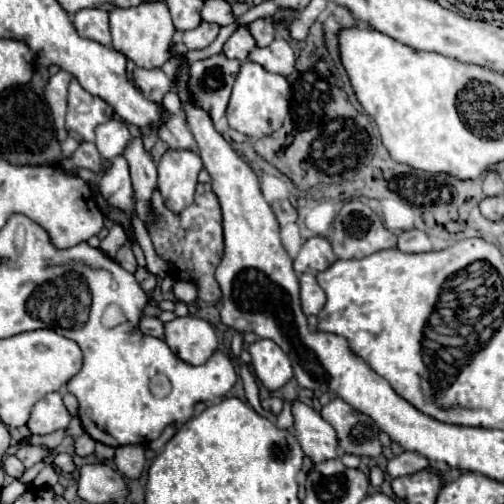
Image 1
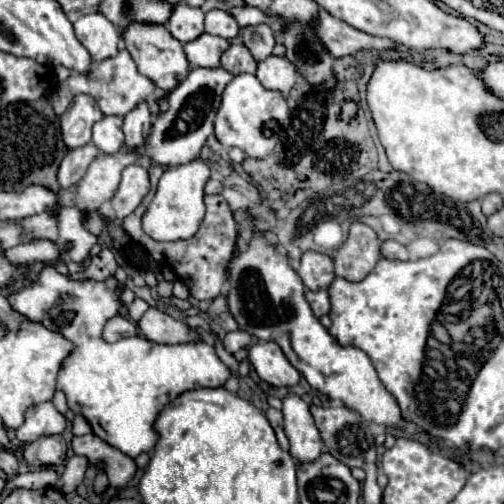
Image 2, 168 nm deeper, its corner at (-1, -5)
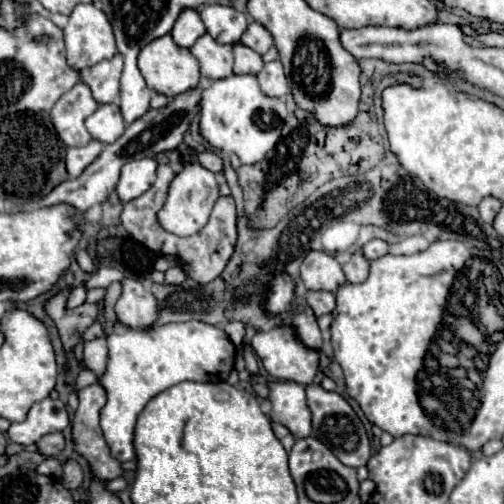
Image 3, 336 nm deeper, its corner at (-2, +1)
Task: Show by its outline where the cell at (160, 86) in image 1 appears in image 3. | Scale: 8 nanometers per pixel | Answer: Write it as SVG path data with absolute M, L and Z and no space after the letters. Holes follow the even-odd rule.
M116 54L110 60L102 60L94 66L80 70L80 80L90 86L96 102L110 104L118 98L122 76L122 54Z

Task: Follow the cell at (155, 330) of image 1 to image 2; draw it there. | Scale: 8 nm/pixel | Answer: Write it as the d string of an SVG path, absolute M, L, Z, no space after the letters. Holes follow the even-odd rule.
M113 316L103 328L103 340L107 342L115 342L125 336L137 336L137 334L139 334L139 328L131 320L121 316Z

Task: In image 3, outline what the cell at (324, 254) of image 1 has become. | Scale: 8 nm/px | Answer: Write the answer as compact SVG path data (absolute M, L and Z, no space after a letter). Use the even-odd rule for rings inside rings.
M310 250L304 256L304 262L300 266L300 278L304 280L304 286L308 290L328 292L336 292L346 282L342 266L336 262L336 258L318 250Z

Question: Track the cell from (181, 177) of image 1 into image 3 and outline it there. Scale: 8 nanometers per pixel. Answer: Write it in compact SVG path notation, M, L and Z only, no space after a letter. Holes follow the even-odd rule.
M198 162L184 164L182 170L176 172L174 180L170 182L166 202L160 208L160 212L156 214L158 224L164 230L168 230L168 232L172 232L176 236L192 236L198 230L202 230L204 224L208 222L208 216L210 216L210 210L212 210L216 198L218 198L218 178L216 178L216 174L206 170Z

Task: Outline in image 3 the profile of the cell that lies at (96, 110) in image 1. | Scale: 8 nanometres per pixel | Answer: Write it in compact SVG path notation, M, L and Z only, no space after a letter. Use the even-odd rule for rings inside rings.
M78 82L56 102L56 106L52 108L52 122L66 146L84 146L92 140L84 126L84 120L94 114L96 108L98 102L94 100L90 88L82 82Z

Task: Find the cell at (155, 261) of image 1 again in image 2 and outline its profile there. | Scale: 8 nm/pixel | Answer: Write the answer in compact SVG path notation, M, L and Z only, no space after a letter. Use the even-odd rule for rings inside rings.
M127 166L123 170L119 190L111 200L115 216L119 220L127 218L143 202L143 198L147 196L149 190L151 190L151 184L149 184L147 168L143 168L143 166Z

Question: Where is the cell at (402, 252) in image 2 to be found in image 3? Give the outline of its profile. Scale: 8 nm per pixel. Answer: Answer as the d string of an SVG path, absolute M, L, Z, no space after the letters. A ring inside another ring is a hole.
M370 240L368 244L362 246L362 254L368 258L368 260L374 260L374 258L380 258L384 254L390 252L390 244L384 242L384 240Z

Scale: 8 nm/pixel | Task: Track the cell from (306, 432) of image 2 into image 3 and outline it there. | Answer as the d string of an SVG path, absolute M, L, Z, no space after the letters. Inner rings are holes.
M270 382L270 418L284 424L296 440L312 434L312 412L306 404L304 386L296 382Z

